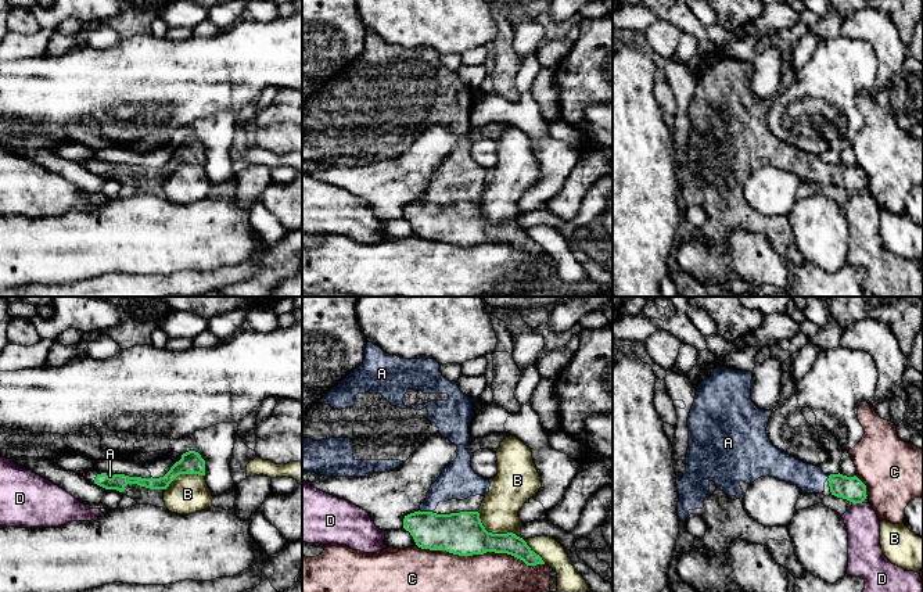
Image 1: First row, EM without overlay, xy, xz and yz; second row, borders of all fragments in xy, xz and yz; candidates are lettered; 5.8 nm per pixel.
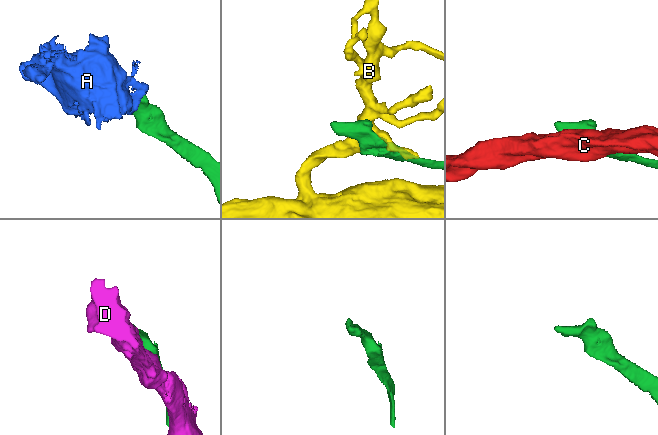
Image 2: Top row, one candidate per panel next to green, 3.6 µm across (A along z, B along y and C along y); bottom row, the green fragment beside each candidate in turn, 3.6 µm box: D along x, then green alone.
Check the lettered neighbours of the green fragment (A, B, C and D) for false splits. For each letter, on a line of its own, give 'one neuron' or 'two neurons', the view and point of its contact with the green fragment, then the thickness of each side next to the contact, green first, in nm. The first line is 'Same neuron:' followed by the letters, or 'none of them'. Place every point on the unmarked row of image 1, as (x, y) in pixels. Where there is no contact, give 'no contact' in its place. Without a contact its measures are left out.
Same neuron: A
A: one neuron | xz (426, 201) | 240/200 nm
B: two neurons | xz (507, 222) | 240/220 nm
C: two neurons | xz (481, 243) | 240/380 nm
D: two neurons | yz (857, 192) | 140/190 nm

